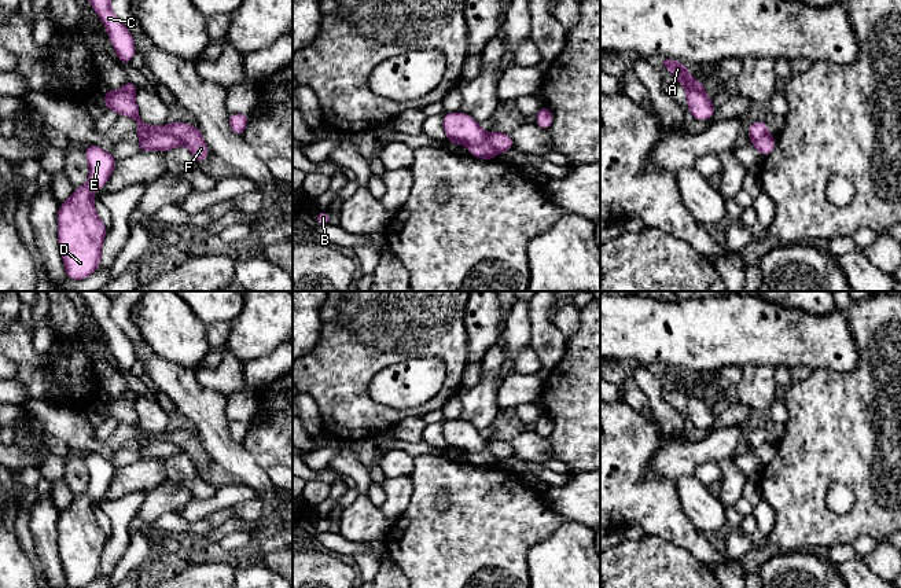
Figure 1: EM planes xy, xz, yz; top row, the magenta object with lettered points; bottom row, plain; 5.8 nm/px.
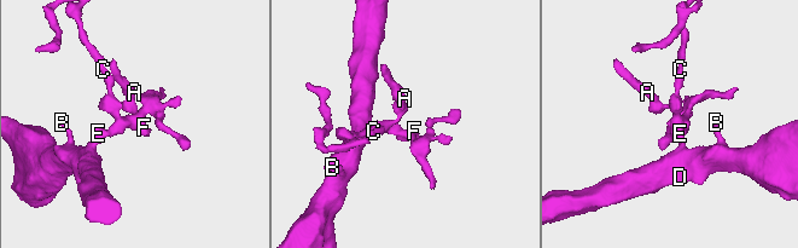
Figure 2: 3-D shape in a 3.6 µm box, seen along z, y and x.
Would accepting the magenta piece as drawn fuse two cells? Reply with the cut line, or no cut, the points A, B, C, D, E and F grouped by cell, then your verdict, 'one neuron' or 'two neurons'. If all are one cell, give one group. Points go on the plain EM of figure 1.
cut xy (146, 433), (158, 440), (172, 441), (181, 451); groups A B C D E / F; two neurons

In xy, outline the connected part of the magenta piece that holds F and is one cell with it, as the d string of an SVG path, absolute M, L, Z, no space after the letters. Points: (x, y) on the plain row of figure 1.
M169 430L163 434L147 433L147 436L158 441L169 441L176 444L181 452L191 459L196 473L207 467L209 456L203 448L199 434L192 434L185 430Z

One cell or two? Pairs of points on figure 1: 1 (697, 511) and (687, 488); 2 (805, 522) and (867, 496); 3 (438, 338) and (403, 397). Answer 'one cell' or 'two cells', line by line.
1: one cell
2: one cell
3: two cells

